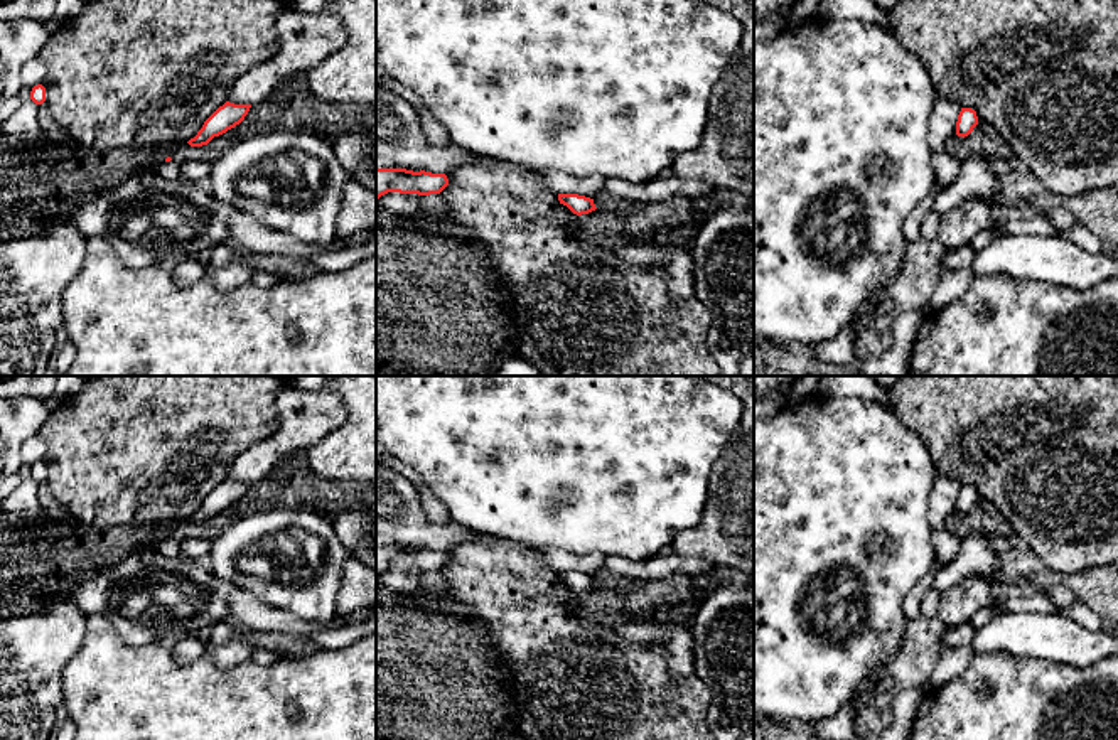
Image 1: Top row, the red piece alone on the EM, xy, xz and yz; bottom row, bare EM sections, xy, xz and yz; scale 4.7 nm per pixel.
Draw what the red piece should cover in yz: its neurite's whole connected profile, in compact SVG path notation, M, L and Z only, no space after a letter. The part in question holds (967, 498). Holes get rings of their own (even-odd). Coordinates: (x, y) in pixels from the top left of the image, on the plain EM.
M961 485L956 499L956 512L965 516L973 509L976 502L978 502L976 489L971 485Z

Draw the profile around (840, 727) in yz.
M852 696L831 718L808 723L814 737L821 740L852 740L855 737L855 711L860 701Z

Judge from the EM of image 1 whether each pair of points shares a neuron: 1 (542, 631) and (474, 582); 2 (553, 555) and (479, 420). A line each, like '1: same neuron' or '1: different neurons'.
1: same neuron
2: different neurons

